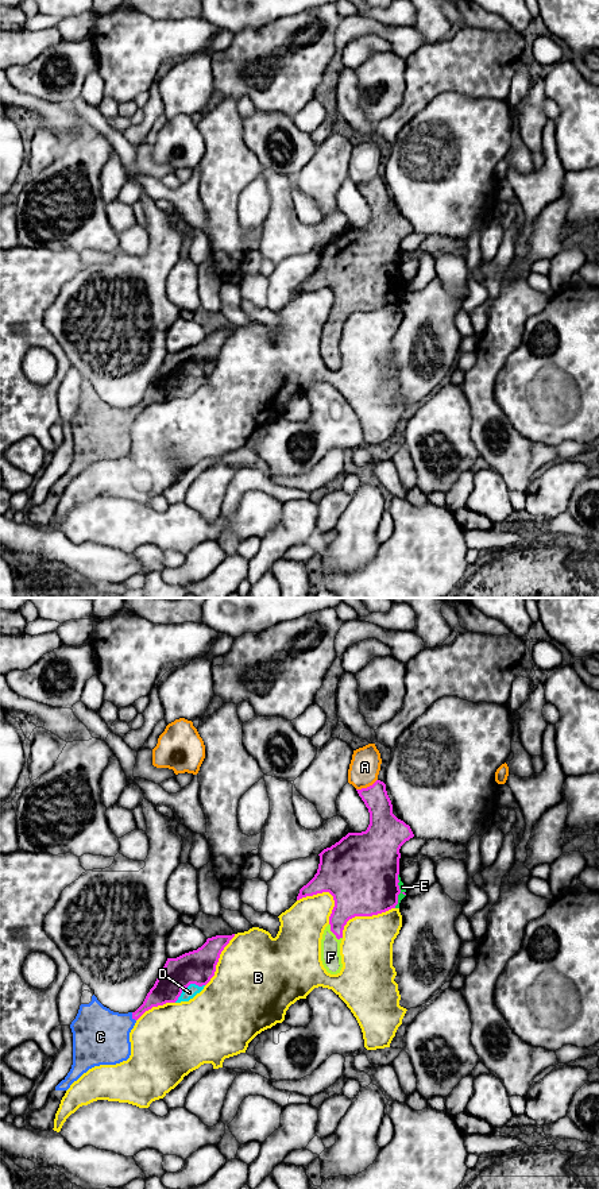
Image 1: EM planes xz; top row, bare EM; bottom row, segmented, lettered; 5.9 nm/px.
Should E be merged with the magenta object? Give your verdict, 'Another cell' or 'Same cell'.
Same cell

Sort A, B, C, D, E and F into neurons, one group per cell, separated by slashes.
A / B / C D E F

